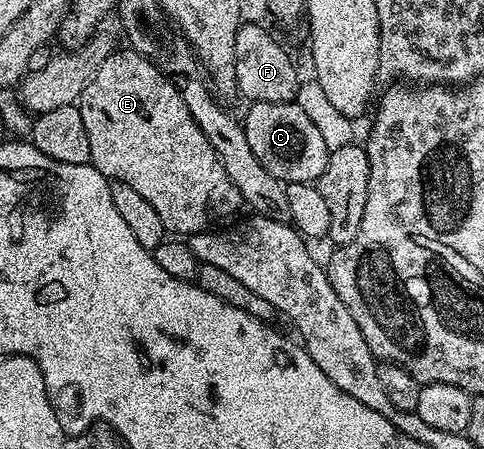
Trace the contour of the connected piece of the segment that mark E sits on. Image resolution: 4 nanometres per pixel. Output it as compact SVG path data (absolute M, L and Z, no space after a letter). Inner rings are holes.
M114 51L107 62L95 70L95 78L87 82L87 90L83 90L79 101L83 126L91 145L89 164L95 169L96 175L106 181L118 180L132 186L159 213L159 218L163 218L163 226L170 233L188 238L195 232L212 229L221 222L216 220L233 216L243 208L239 190L227 176L227 170L223 170L219 154L215 154L195 118L191 118L191 110L187 110L183 92L173 85L176 83L138 52L124 51Z

